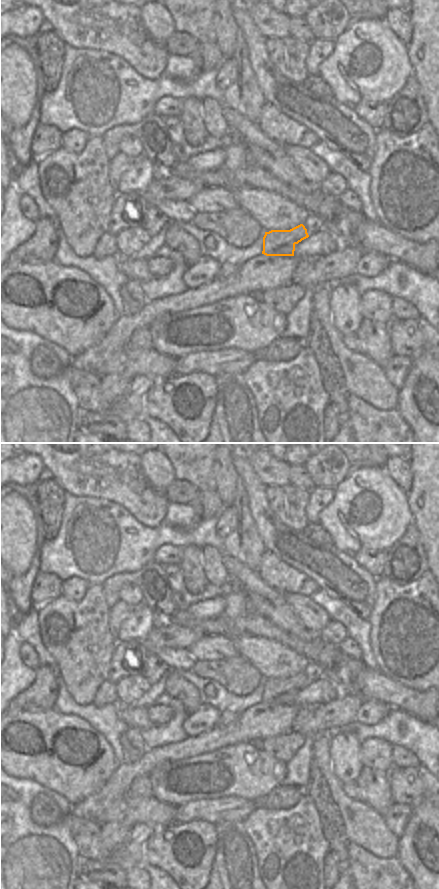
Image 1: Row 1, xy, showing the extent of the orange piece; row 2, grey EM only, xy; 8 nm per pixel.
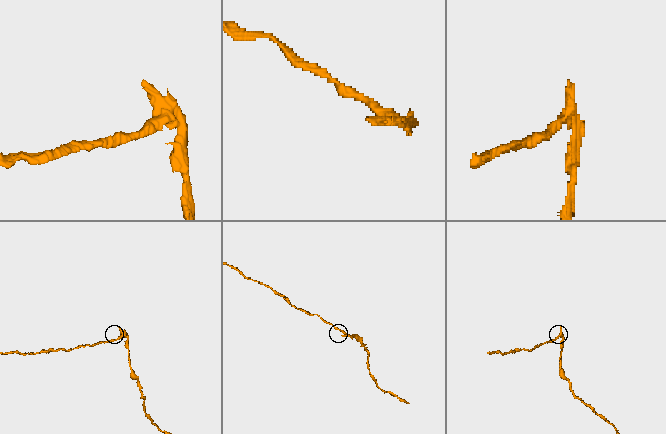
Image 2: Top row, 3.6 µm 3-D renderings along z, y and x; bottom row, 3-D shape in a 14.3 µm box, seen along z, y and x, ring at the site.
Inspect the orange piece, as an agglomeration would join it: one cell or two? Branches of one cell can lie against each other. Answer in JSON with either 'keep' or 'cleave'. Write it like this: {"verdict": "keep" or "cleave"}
{"verdict": "cleave"}

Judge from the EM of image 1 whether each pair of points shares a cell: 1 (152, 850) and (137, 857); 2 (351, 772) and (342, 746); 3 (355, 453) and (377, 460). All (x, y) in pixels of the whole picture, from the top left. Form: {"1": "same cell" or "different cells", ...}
{"1": "different cells", "2": "same cell", "3": "same cell"}

